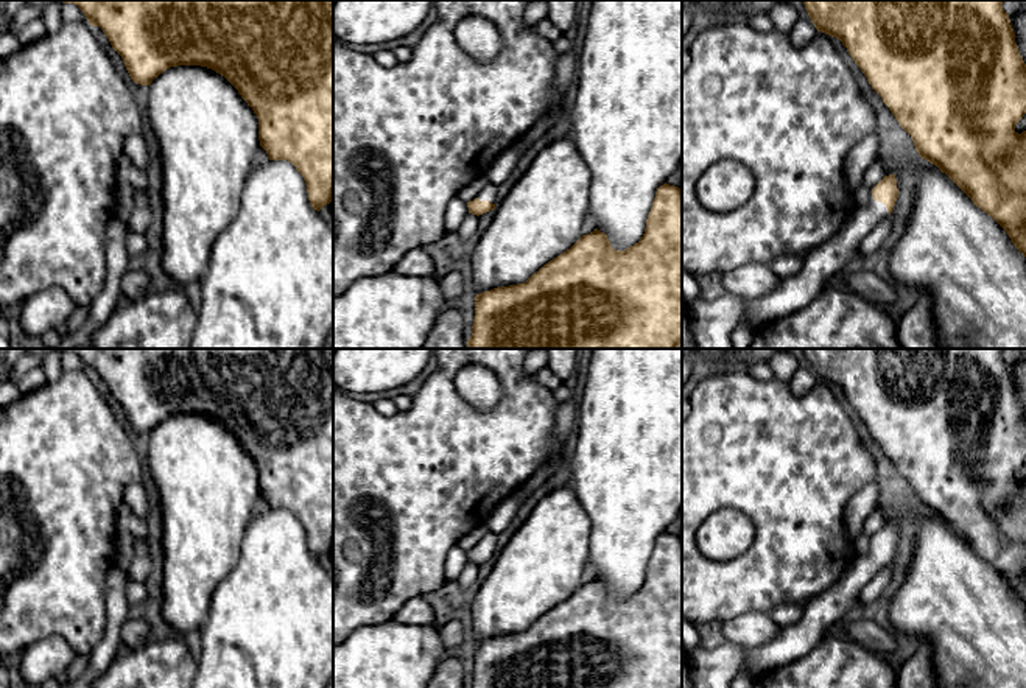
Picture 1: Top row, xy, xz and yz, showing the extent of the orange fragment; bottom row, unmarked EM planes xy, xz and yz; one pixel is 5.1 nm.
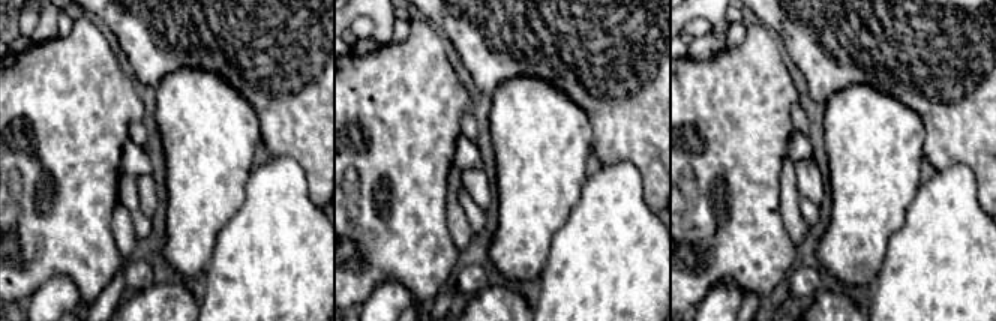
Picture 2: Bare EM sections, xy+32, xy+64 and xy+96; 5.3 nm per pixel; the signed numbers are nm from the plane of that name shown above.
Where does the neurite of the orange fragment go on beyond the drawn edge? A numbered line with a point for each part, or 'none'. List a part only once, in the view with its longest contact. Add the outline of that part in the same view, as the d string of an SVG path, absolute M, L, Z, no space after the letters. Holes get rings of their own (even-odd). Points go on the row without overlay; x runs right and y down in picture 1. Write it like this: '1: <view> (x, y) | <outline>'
1: yz (843, 598) | M870 545L866 556L858 556L835 585L808 604L799 623L782 627L768 643L749 648L741 672L757 679L808 654L841 618L861 610L861 590L886 563L886 554Z

